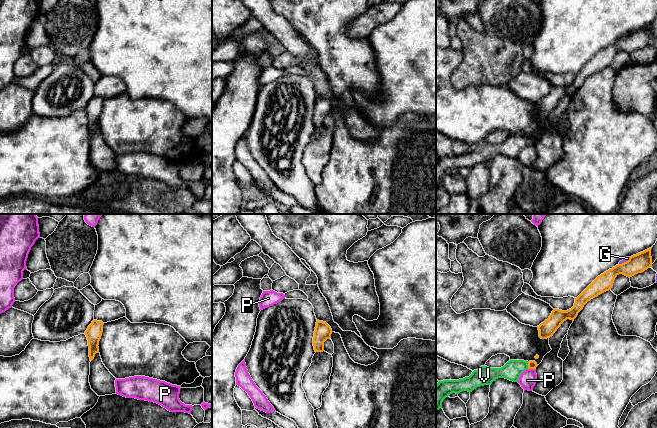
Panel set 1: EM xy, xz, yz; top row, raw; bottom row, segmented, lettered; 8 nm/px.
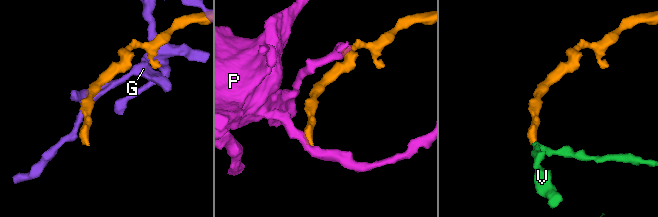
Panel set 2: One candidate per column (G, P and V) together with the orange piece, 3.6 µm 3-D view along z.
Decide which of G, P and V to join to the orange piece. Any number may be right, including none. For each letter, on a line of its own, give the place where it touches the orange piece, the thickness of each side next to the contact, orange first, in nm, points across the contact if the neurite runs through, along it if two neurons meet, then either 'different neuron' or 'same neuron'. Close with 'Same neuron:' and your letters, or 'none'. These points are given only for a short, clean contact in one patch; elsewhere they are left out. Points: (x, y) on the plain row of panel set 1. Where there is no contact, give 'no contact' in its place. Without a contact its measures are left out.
G: contact yz (624, 38); calibres 150 and 30 nm; border yz (630, 33), (619, 40); different neuron
P: contact yz (532, 144); calibres 60 and 140 nm; border yz (528, 144), (535, 145); different neuron
V: contact yz (528, 141); calibres 60 and 150 nm; way yz (531, 140), (528, 141), (521, 141), (512, 146); same neuron
Same neuron: V

